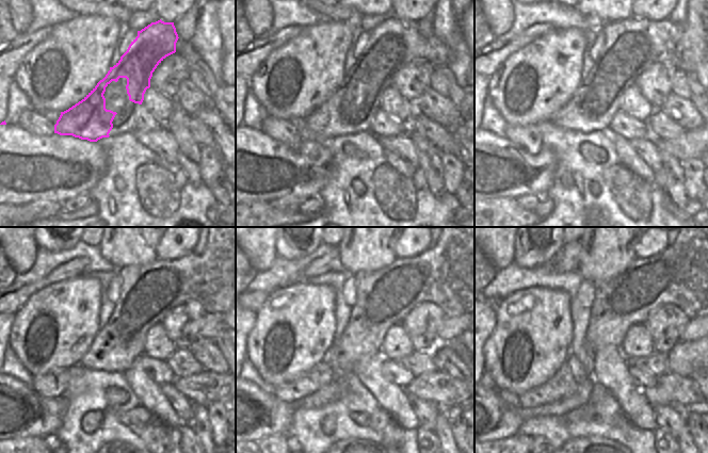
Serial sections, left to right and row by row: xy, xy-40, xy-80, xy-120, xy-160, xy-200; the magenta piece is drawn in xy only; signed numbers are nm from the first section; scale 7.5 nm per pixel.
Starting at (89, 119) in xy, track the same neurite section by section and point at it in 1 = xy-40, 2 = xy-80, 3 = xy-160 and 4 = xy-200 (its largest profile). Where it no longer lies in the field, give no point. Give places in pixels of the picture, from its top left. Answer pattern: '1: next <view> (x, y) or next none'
1: next xy-40 (395, 43)
2: next xy-80 (631, 46)
3: next xy-160 (452, 273)
4: next xy-200 (691, 273)

